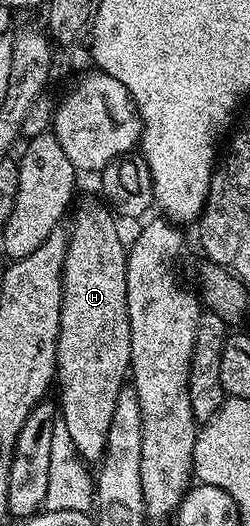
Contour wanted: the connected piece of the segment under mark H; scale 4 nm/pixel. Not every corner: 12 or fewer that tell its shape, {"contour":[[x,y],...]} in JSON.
{"contour":[[107,203],[67,229],[58,416],[103,461],[132,363],[128,253]]}

